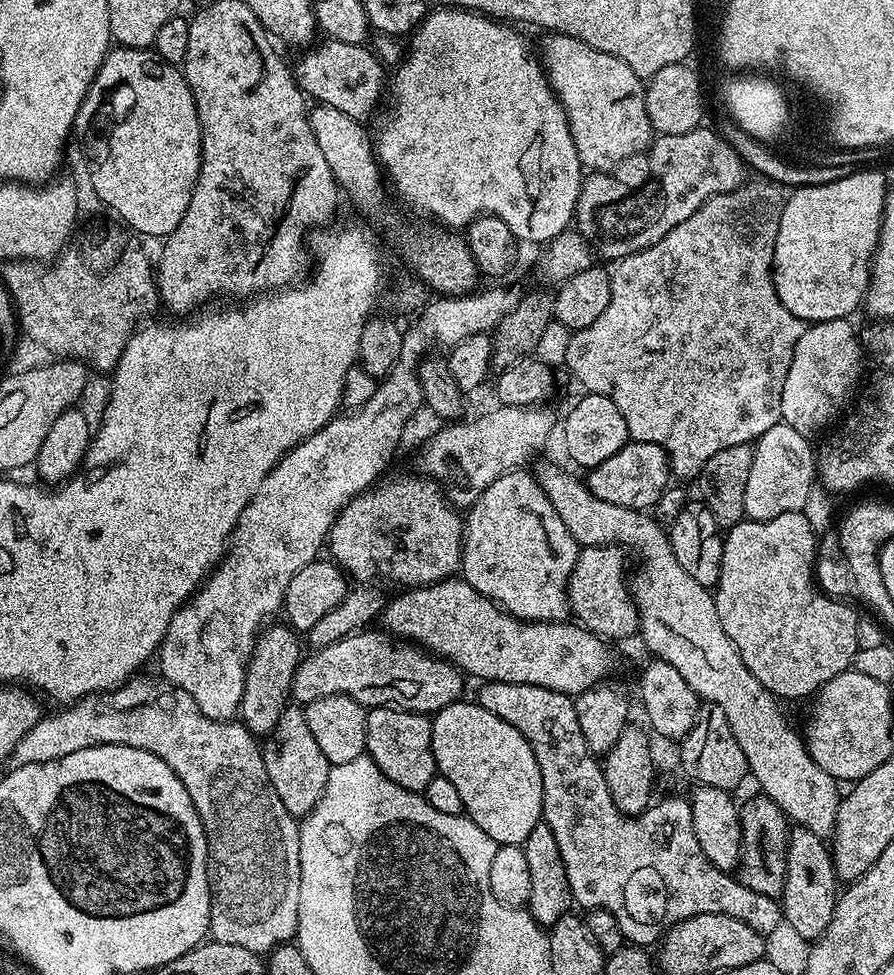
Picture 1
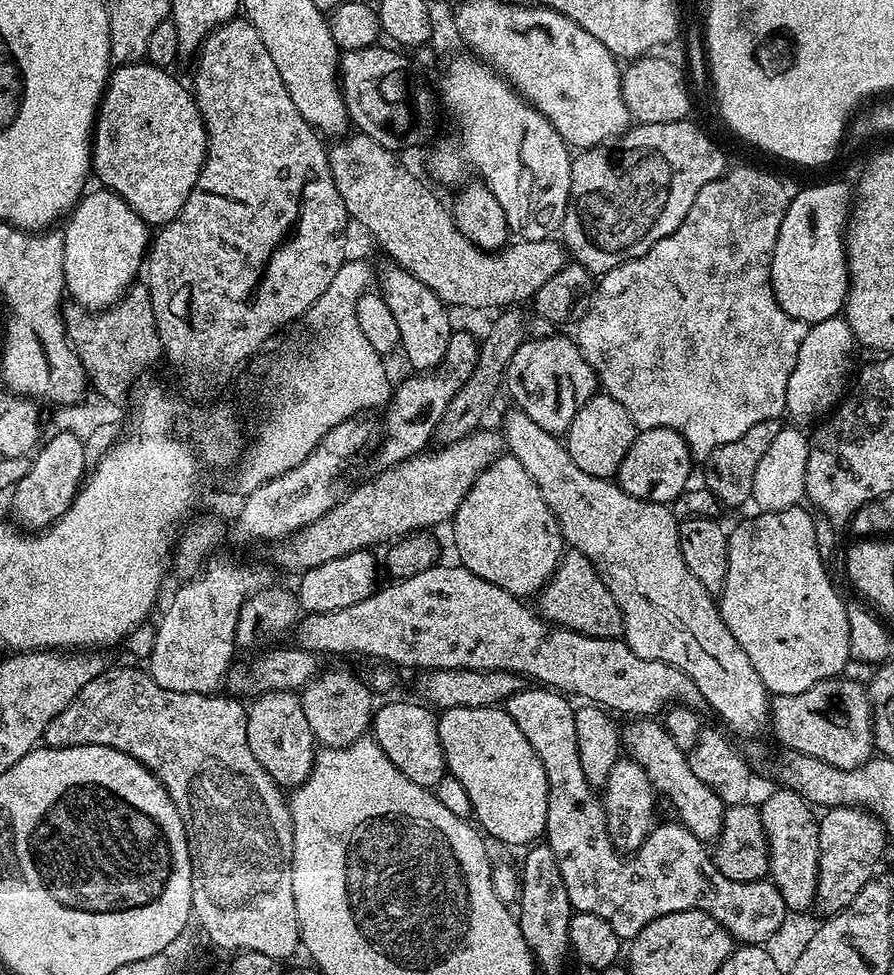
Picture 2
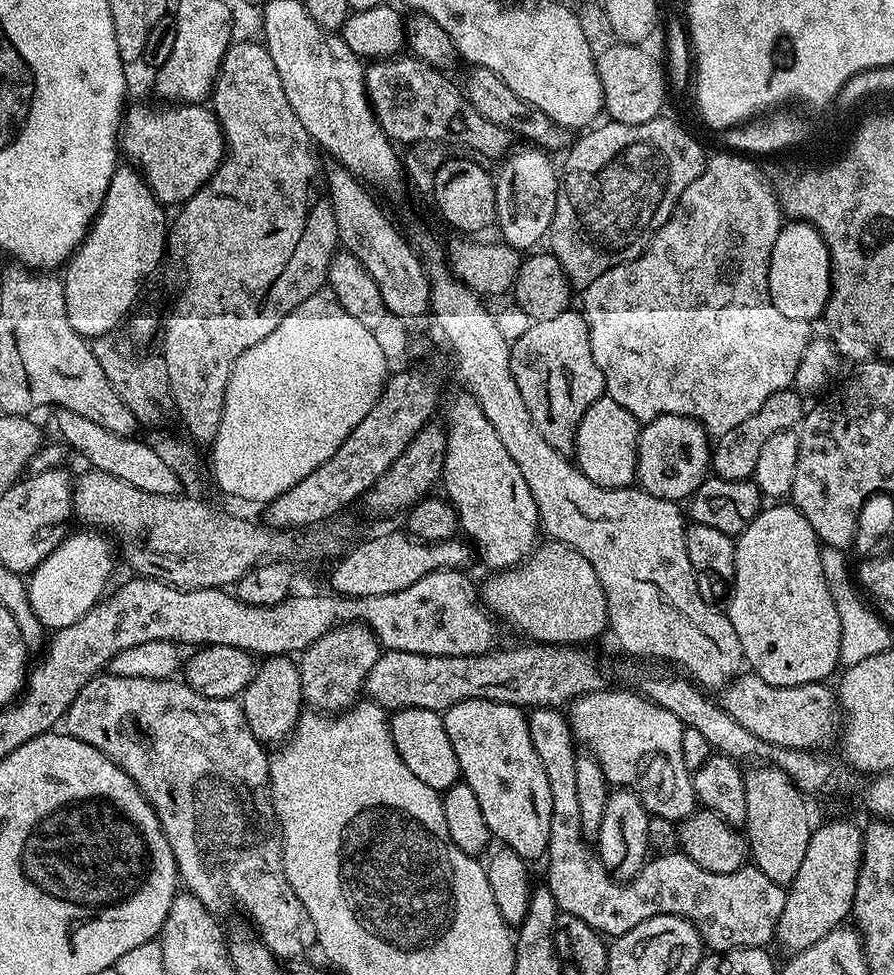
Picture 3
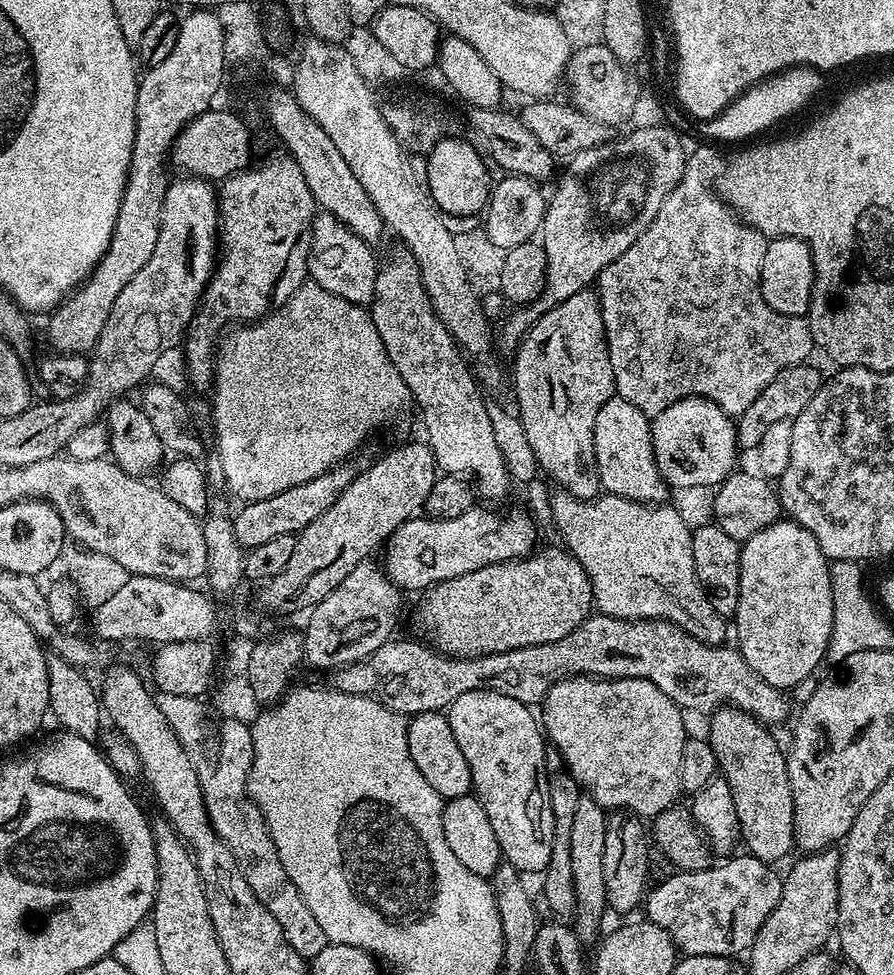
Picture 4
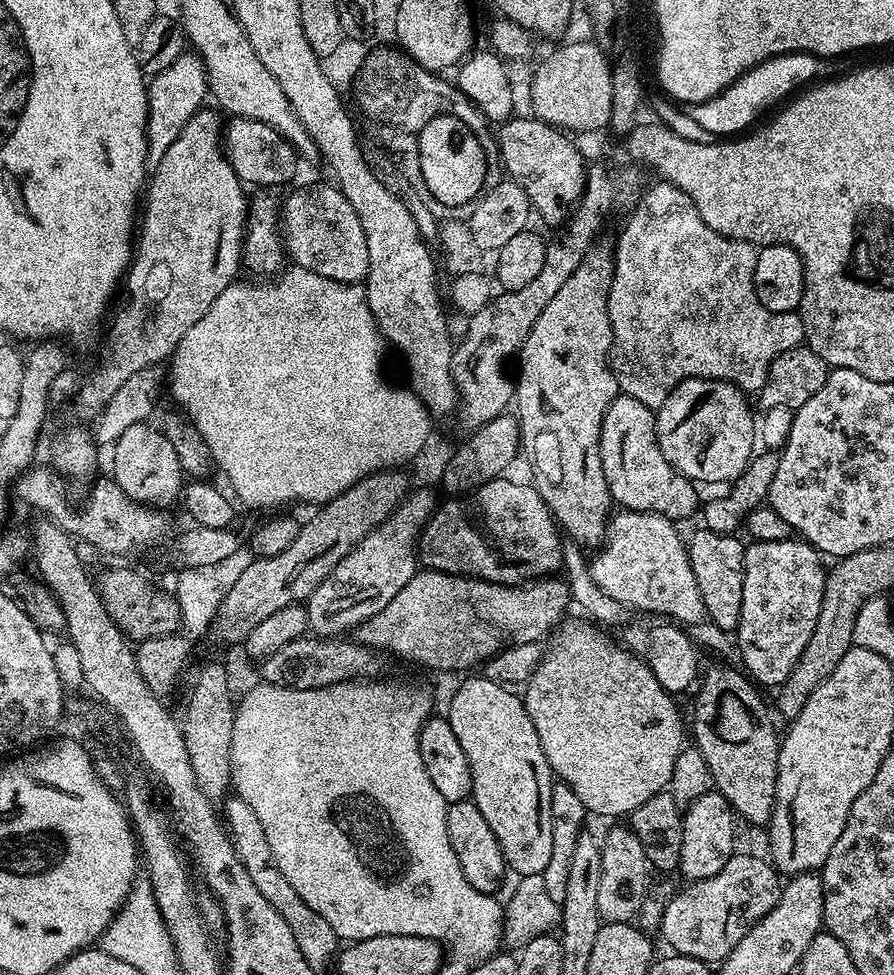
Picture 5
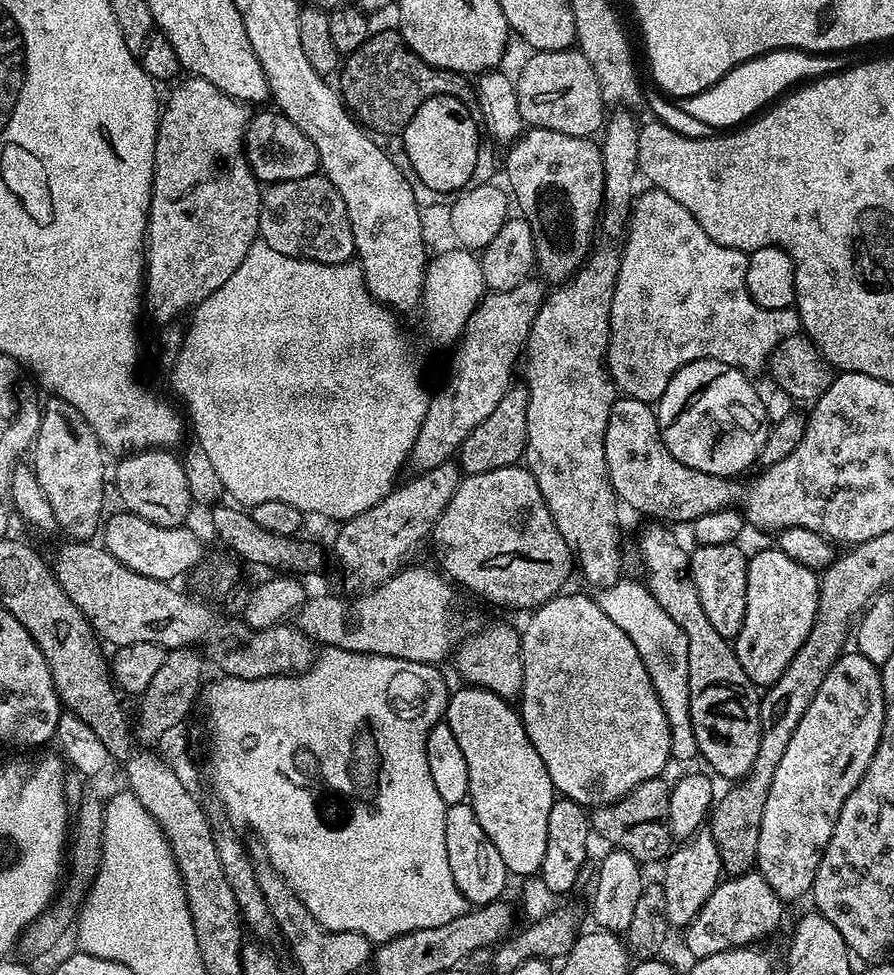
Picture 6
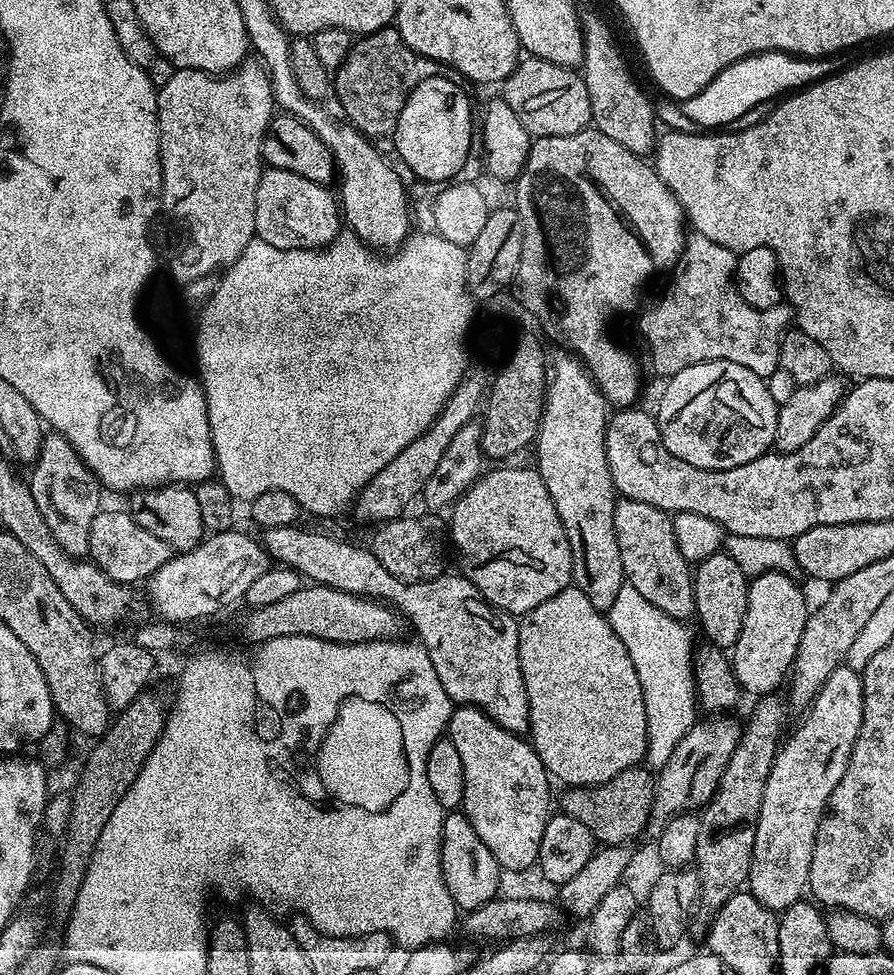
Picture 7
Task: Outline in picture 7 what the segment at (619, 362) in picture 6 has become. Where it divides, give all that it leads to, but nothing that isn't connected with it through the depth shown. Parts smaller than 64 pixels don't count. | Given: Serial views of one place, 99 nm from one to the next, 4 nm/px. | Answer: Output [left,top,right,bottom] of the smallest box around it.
[640,234,794,378]

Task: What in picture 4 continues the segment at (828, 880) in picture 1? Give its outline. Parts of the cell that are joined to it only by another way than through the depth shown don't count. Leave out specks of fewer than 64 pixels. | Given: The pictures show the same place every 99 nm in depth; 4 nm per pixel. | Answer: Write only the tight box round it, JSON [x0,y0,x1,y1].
[706,706,794,865]

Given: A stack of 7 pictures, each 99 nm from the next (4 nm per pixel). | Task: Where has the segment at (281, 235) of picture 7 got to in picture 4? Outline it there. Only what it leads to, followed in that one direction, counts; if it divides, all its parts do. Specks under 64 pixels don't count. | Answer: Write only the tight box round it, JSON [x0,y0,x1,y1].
[308,212,378,306]

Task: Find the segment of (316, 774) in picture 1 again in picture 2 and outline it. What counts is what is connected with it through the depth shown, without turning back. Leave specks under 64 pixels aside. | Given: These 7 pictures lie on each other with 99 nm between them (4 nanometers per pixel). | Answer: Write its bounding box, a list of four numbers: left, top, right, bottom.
[246,692,318,790]

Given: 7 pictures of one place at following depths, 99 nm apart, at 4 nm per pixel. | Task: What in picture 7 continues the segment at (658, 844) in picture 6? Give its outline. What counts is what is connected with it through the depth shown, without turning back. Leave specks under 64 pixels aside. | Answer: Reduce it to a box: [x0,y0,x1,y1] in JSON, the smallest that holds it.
[560,766,656,846]

